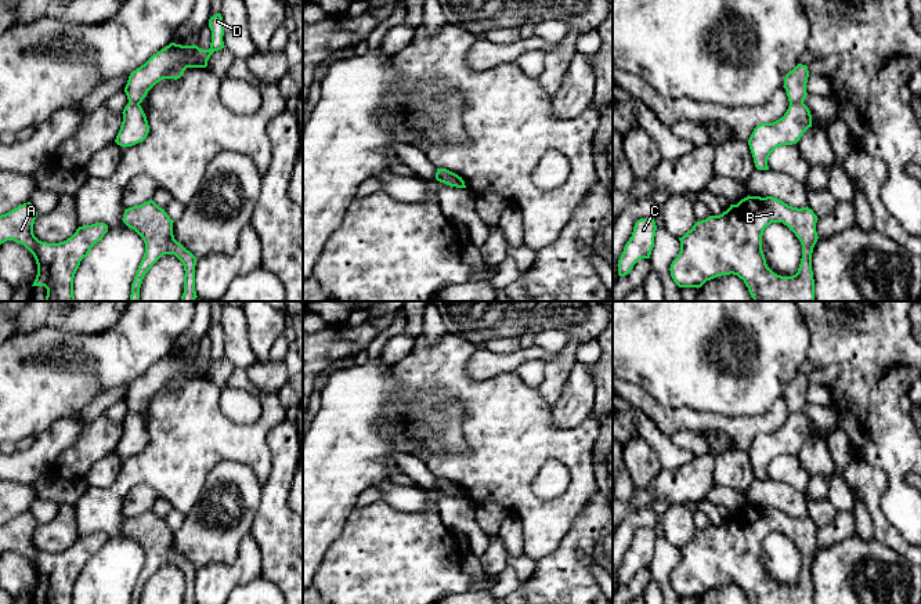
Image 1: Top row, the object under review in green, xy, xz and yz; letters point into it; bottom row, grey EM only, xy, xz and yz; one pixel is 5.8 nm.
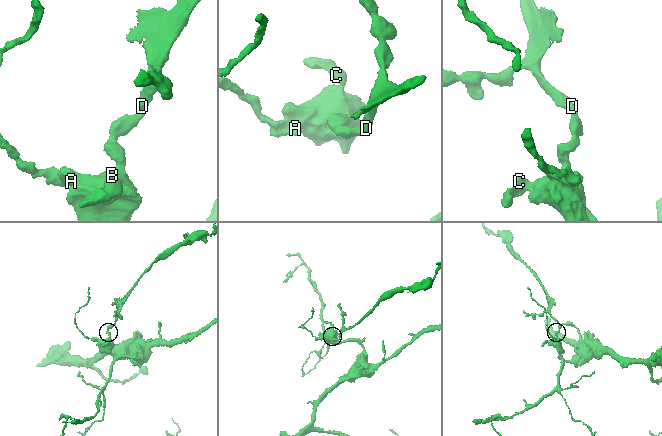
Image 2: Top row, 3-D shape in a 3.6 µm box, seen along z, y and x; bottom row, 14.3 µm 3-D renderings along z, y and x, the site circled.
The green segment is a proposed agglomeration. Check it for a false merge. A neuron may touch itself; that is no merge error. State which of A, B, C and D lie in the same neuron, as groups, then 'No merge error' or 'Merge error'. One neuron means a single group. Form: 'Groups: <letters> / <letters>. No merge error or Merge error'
Groups: A B C / D. Merge error

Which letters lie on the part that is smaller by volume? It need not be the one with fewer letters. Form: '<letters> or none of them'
D

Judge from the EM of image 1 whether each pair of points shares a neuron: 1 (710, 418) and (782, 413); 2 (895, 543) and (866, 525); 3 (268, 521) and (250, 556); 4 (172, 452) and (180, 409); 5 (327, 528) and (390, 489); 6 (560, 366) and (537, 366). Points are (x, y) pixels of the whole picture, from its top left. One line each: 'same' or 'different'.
1: same
2: different
3: different
4: same
5: different
6: different

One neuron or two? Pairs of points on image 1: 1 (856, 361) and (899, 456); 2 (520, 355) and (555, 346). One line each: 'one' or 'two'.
1: one
2: two

